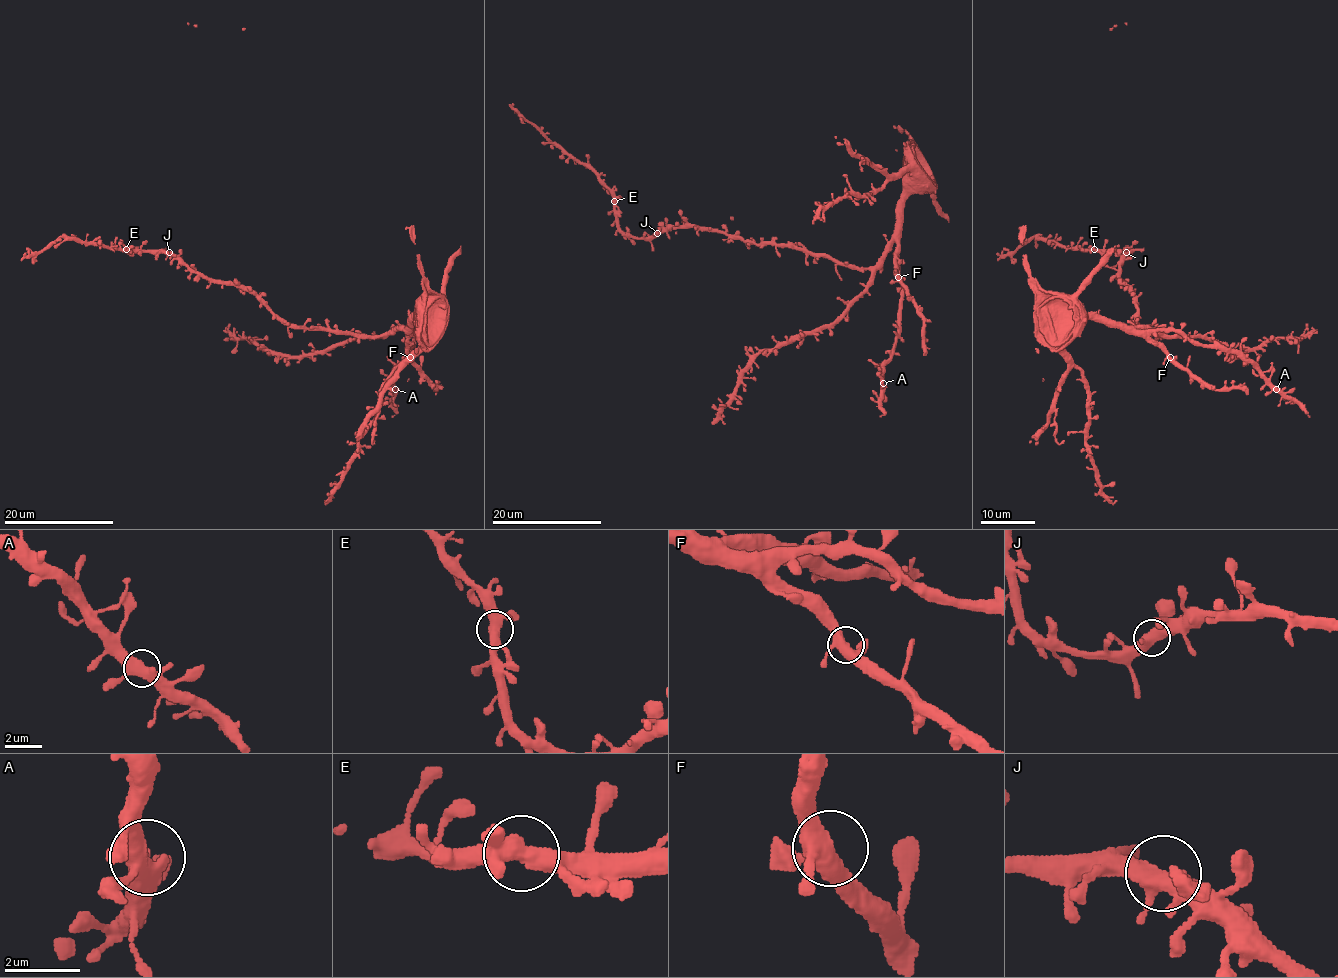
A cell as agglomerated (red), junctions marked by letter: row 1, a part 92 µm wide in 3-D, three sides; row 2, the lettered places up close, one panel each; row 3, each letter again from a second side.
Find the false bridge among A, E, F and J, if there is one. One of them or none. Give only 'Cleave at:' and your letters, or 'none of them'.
Cleave at: none of them

